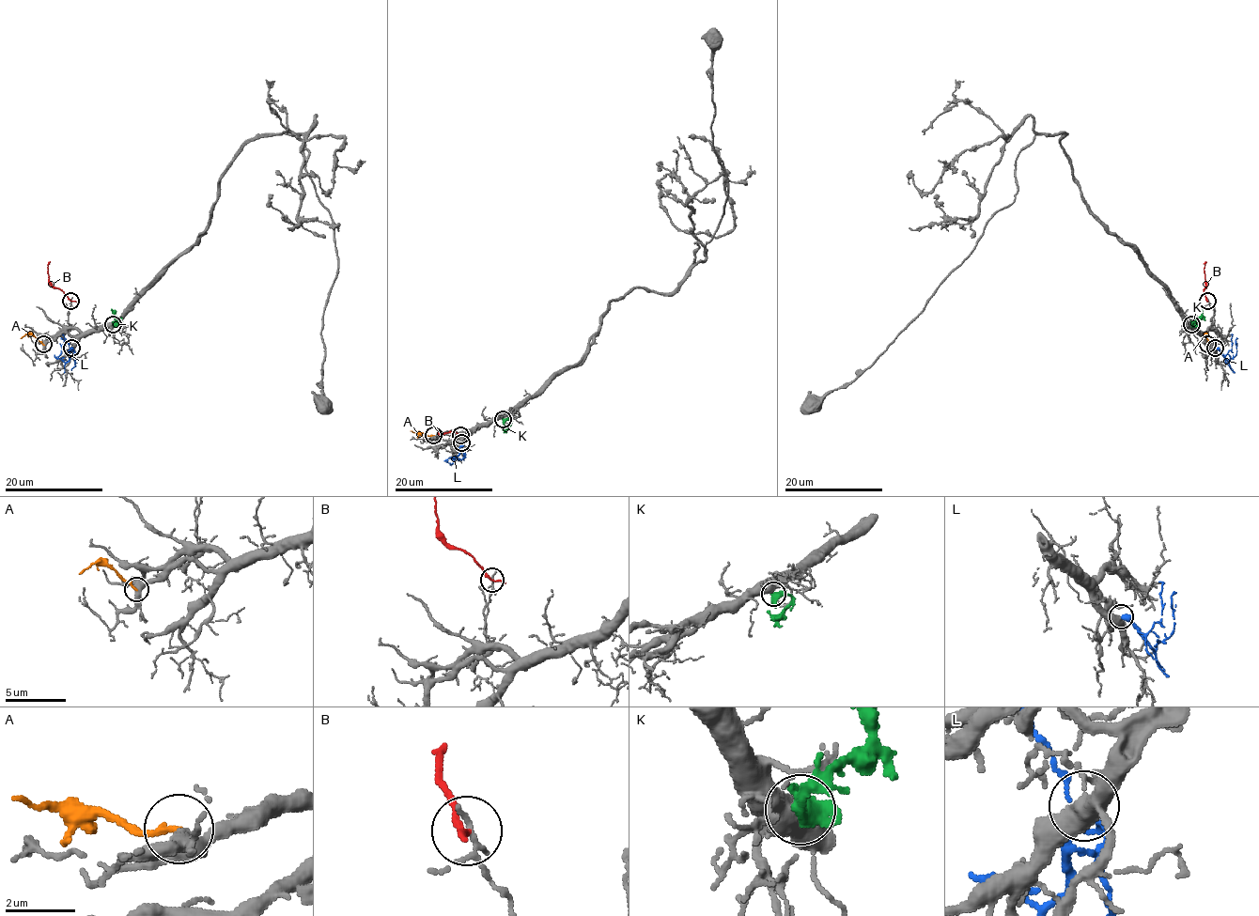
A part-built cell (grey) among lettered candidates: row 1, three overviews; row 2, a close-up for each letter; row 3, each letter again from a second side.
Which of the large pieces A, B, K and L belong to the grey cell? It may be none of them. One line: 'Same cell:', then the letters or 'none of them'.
Same cell: L

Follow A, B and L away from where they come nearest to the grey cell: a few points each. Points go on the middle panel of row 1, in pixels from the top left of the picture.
A: (433, 435), (410, 431)
B: (460, 435), (450, 431), (438, 431), (440, 434)
L: (461, 442), (457, 456), (448, 459), (450, 464), (454, 463), (450, 466)

